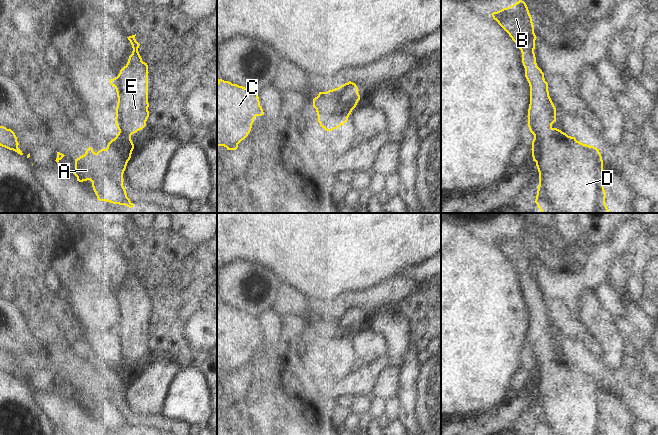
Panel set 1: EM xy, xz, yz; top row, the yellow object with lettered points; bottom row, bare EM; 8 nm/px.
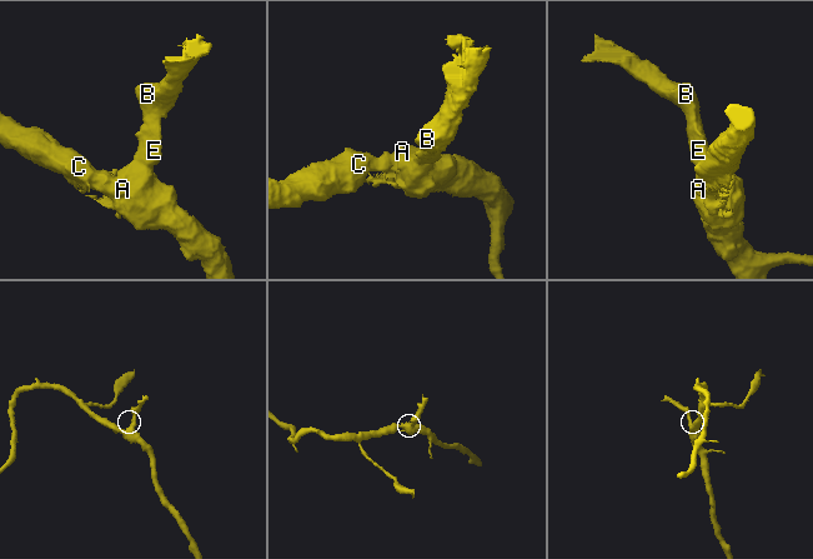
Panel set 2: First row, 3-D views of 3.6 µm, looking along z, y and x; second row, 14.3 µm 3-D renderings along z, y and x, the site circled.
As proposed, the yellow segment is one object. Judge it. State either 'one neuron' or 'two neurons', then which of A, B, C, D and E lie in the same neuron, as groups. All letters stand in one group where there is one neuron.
one neuron; A B C D E

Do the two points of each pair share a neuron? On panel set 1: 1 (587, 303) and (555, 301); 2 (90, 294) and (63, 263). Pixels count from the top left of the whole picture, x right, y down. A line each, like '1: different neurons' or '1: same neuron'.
1: different neurons
2: different neurons

